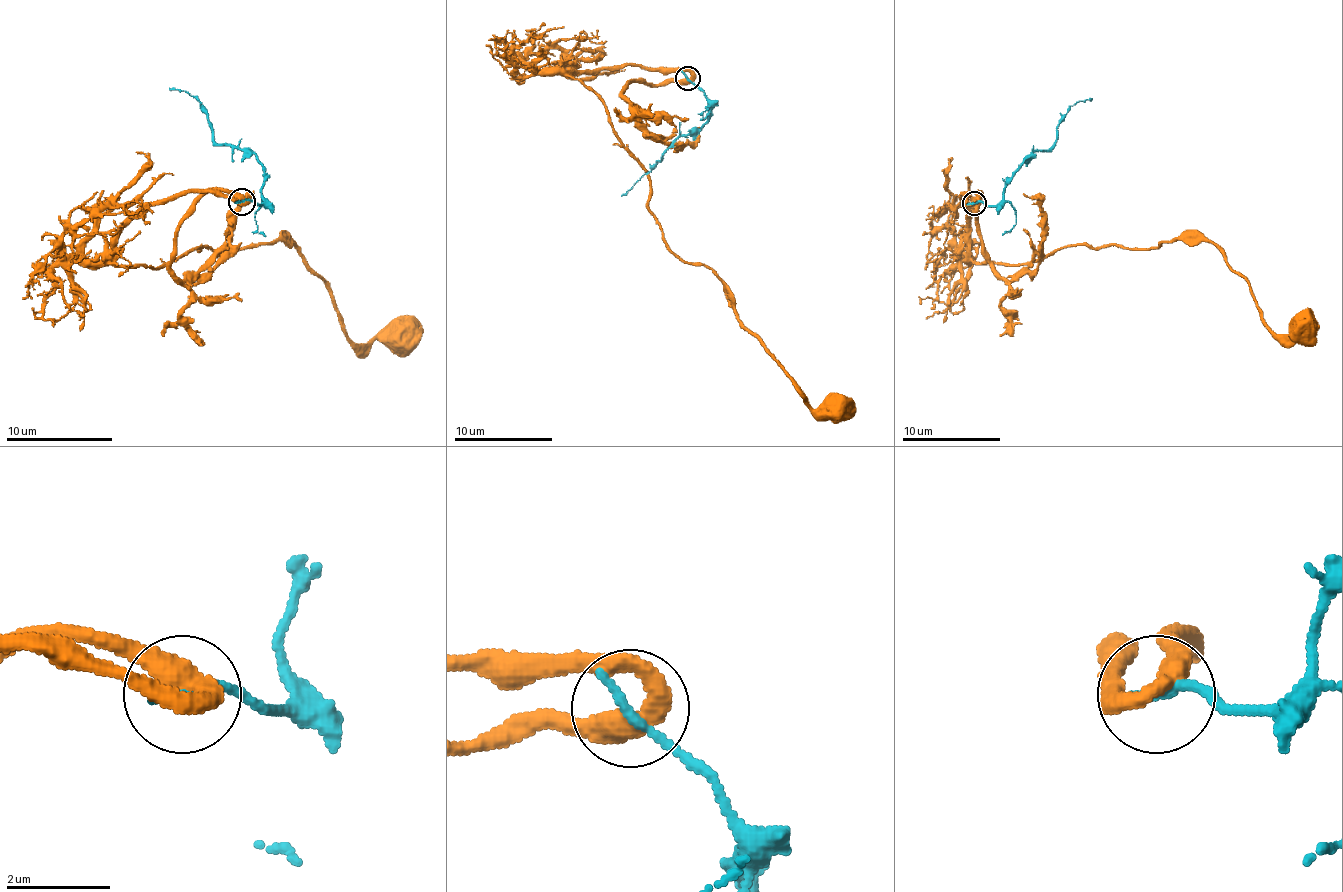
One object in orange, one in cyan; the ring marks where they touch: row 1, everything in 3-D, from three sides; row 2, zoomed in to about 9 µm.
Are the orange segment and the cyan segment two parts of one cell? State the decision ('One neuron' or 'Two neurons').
Two neurons

